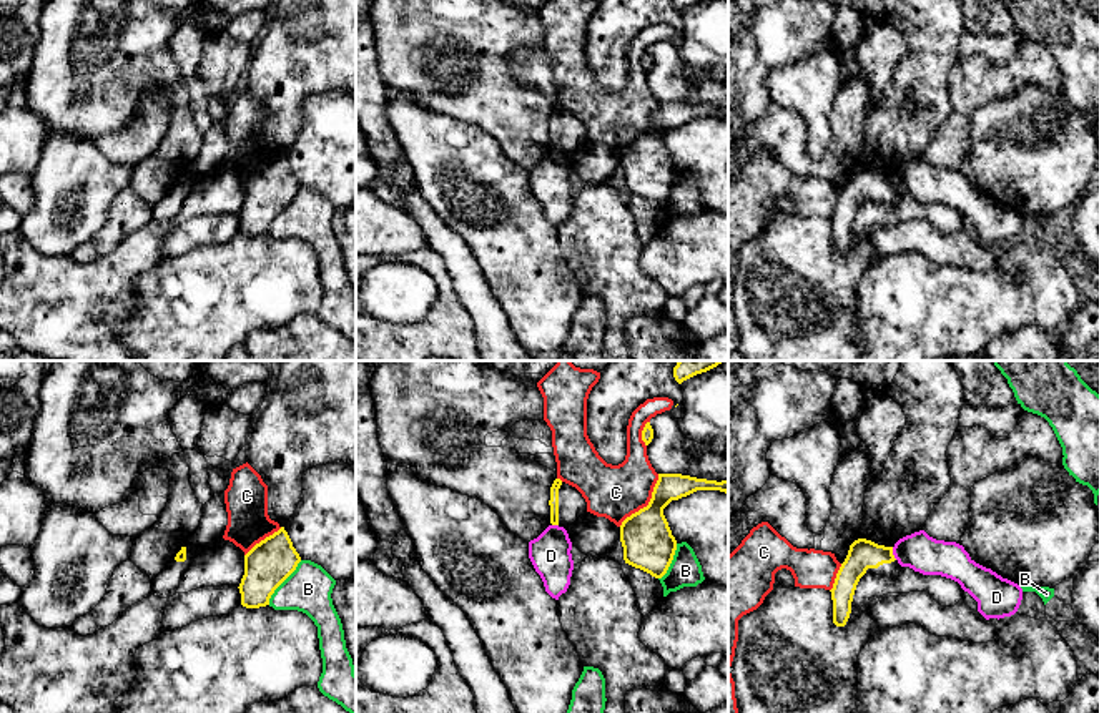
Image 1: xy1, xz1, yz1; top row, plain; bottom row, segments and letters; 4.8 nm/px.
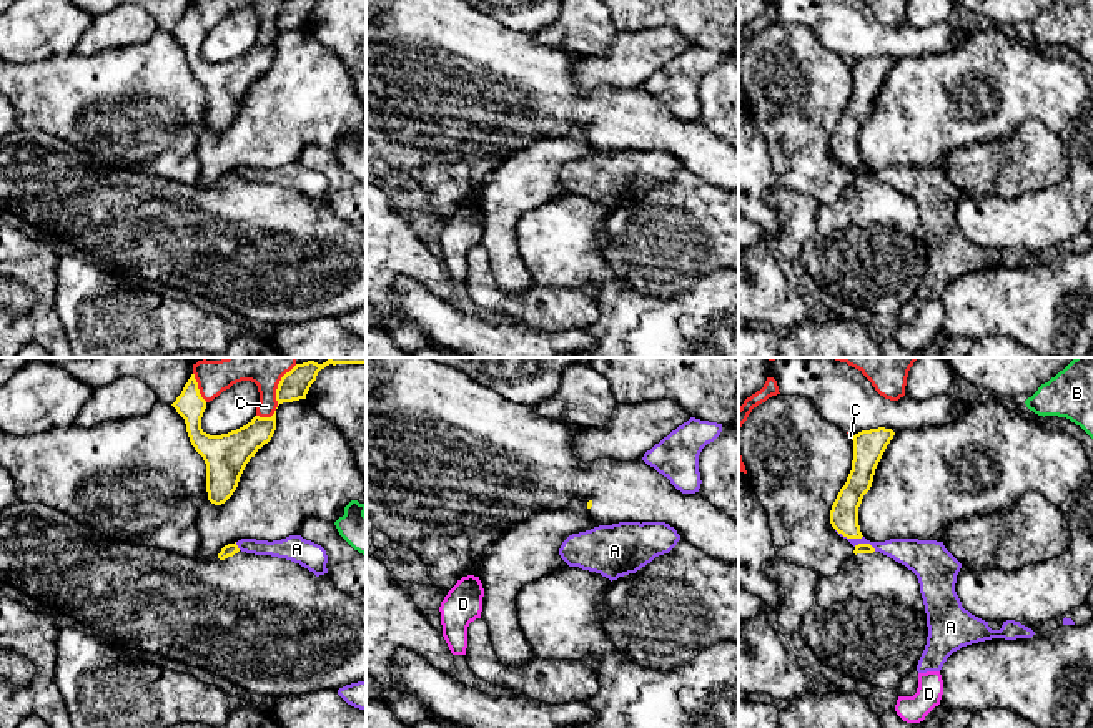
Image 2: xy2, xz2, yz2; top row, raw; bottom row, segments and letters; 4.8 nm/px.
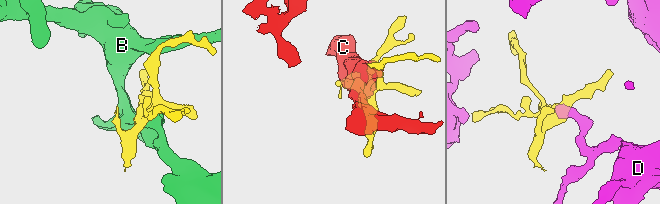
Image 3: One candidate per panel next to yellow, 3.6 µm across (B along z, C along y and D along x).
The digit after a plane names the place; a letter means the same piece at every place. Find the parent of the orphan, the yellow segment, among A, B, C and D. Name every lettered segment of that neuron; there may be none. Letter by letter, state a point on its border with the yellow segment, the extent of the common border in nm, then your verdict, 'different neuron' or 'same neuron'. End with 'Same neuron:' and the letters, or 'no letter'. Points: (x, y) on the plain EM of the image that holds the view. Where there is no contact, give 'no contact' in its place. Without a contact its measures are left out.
A: yz2 (849, 165) | 140 nm | different neuron
B: xy1 (283, 208) | 280 nm | different neuron
C: xz1 (649, 132) | 320 nm | different neuron
D: yz1 (892, 181) | 70 nm | different neuron
Same neuron: no letter

